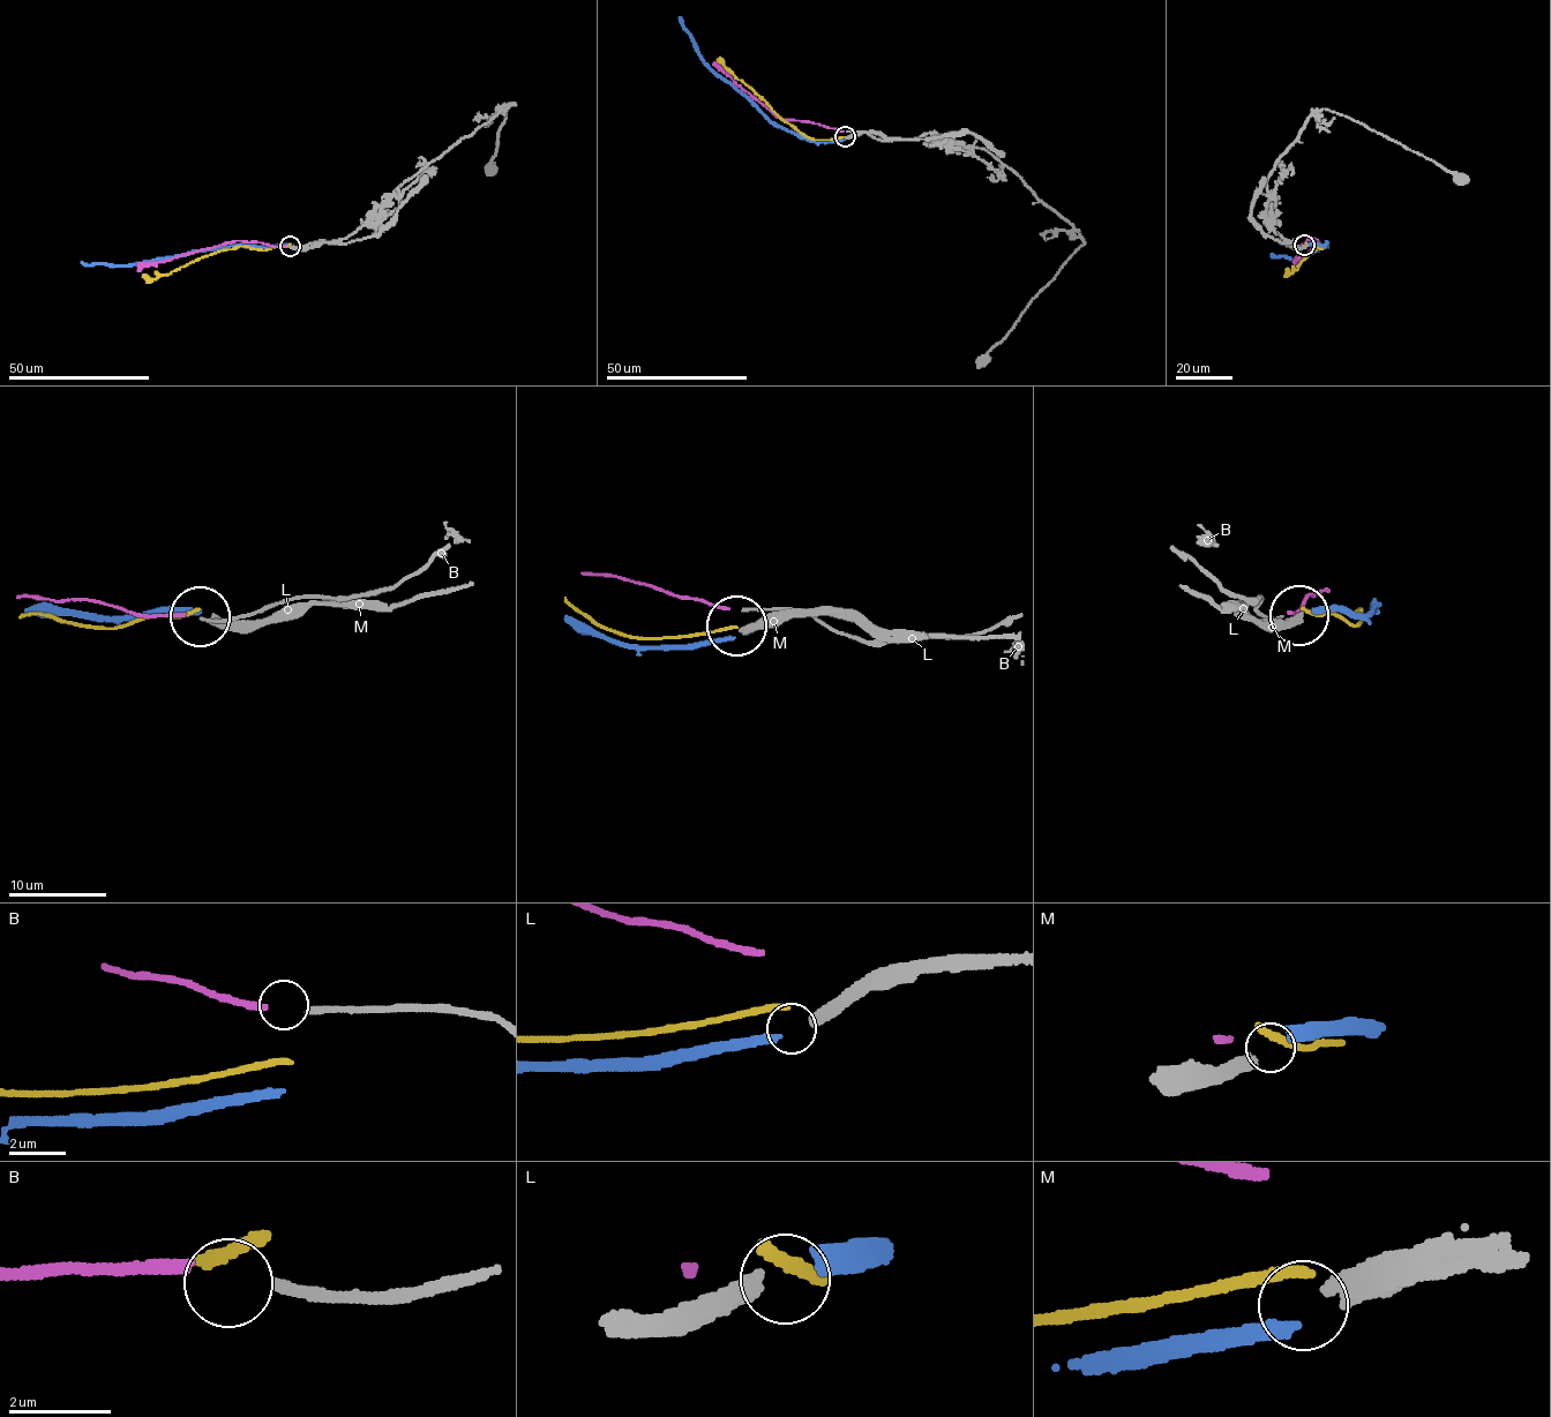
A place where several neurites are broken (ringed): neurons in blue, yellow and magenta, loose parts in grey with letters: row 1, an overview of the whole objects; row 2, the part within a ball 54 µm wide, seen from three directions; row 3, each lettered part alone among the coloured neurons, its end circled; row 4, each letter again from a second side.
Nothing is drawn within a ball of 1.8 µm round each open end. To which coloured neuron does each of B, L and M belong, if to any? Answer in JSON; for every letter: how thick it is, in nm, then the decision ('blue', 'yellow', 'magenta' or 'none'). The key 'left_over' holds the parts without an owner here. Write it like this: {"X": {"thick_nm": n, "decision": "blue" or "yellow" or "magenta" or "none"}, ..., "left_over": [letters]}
{"B": {"thick_nm": 220, "decision": "magenta"}, "L": {"thick_nm": 360, "decision": "blue"}, "M": {"thick_nm": 440, "decision": "none"}, "left_over": ["M"]}

